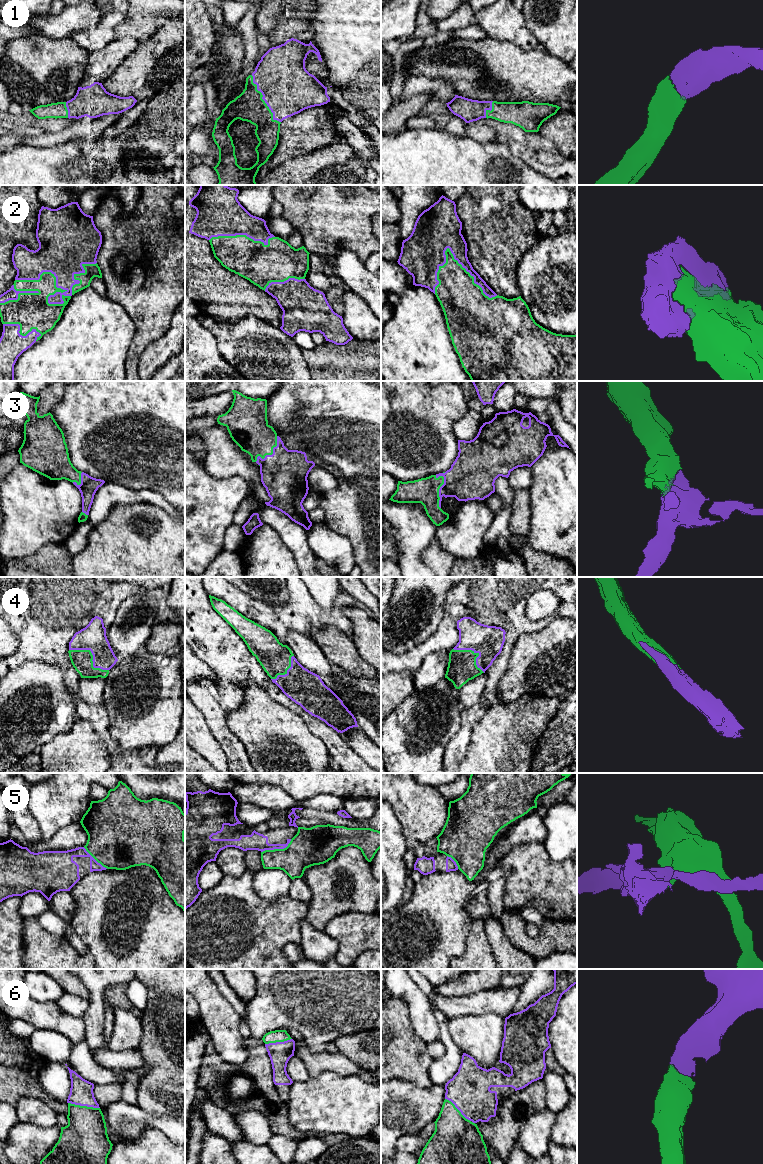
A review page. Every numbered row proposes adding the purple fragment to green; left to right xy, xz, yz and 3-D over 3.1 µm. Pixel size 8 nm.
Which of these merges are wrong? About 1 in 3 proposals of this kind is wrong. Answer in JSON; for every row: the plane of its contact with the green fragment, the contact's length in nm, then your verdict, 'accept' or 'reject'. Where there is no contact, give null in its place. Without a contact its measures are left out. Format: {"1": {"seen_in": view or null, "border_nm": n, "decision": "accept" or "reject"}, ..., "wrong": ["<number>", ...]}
{"1": {"seen_in": "xz", "border_nm": 440, "decision": "accept"}, "2": {"seen_in": "xy", "border_nm": 650, "decision": "accept"}, "3": {"seen_in": "yz", "border_nm": 280, "decision": "accept"}, "4": {"seen_in": "xy", "border_nm": 360, "decision": "accept"}, "5": {"seen_in": "xz", "border_nm": 260, "decision": "reject"}, "6": {"seen_in": "xy", "border_nm": 260, "decision": "accept"}, "wrong": ["5"]}

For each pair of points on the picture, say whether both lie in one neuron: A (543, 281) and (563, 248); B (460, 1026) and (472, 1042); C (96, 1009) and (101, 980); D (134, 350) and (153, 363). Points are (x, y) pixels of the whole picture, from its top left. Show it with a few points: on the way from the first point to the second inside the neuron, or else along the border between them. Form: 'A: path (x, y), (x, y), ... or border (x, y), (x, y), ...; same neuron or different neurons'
A: path (551, 273), (563, 256); same neuron
B: path (464, 1030), (472, 1038); same neuron
C: path (97, 1002), (97, 987); same neuron
D: border (158, 339), (144, 349), (137, 370); different neurons

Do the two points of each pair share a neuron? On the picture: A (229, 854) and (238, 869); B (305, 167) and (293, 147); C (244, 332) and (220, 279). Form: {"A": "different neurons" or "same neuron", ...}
{"A": "same neuron", "B": "different neurons", "C": "different neurons"}

